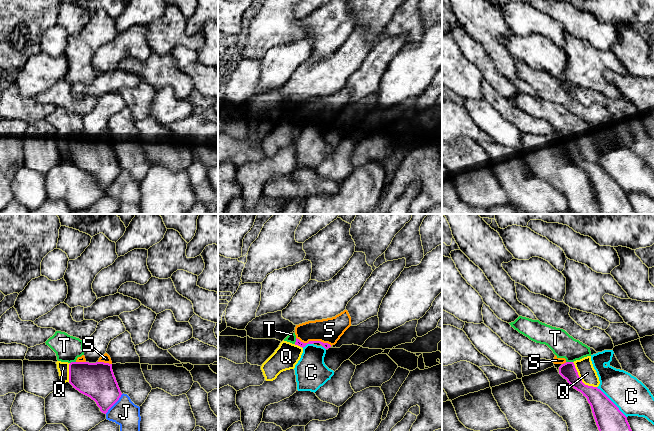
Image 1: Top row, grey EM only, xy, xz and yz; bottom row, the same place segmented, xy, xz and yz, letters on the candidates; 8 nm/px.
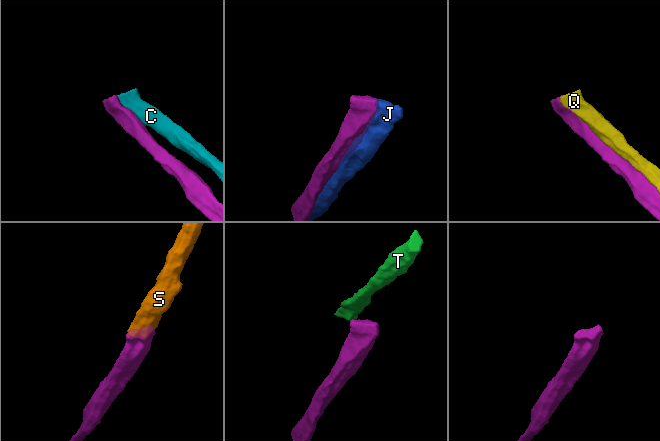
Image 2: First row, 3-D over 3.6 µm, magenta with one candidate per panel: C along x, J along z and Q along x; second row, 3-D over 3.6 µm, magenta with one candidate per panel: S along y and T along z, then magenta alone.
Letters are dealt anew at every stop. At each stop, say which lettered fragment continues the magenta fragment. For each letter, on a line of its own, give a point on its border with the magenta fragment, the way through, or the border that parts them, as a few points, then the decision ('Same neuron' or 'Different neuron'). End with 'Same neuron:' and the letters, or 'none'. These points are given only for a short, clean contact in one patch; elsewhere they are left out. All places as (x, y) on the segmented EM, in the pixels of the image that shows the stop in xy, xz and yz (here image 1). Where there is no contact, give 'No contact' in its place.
C: Touches magenta at yz (612, 402). Different neuron
J: Touches magenta at xy (114, 403). Different neuron
Q: Touches magenta at yz (580, 379). Different neuron
S: Touches magenta at xz (314, 341). Path across: xz (298, 342), (314, 341), (323, 332), (329, 330). Same neuron
T: Touches magenta at yz (569, 362). Boundary: yz (566, 361), (572, 362). Different neuron
Same neuron: S

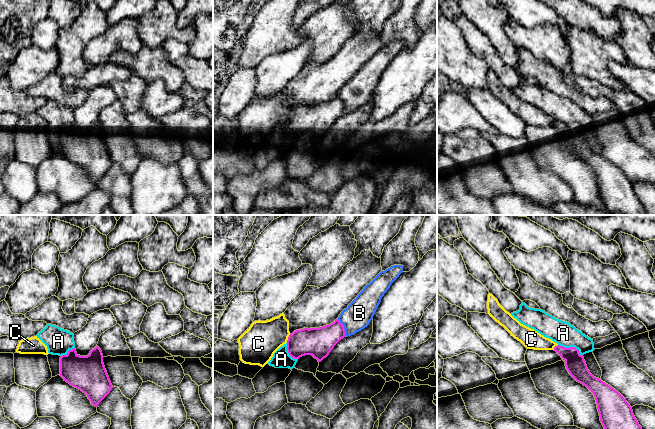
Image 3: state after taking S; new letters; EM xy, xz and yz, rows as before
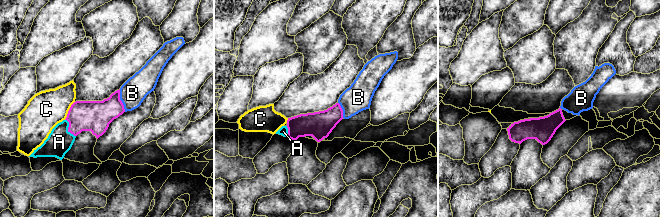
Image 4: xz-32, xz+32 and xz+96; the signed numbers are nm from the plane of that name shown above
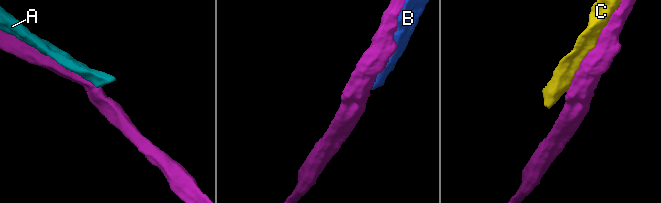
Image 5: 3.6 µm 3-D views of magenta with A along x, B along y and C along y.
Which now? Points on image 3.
A: Touches magenta at yz (571, 347). Different neuron
B: Touches magenta at xz (343, 328). Different neuron
C: Touches magenta at xz (288, 338). Different neuron
Same neuron: none

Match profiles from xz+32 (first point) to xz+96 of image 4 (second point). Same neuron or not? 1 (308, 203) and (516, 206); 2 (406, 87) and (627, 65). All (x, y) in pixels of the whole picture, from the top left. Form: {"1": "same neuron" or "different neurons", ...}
{"1": "same neuron", "2": "different neurons"}

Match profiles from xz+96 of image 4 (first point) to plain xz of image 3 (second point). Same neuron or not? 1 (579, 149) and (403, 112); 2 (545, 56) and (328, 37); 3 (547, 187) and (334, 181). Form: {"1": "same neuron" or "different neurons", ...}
{"1": "same neuron", "2": "same neuron", "3": "same neuron"}

